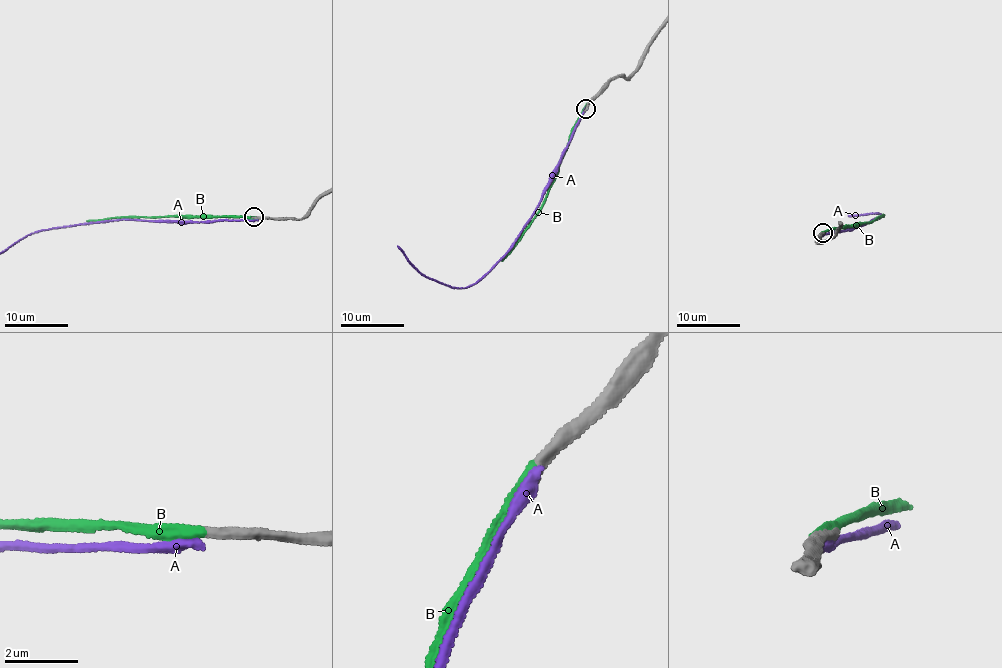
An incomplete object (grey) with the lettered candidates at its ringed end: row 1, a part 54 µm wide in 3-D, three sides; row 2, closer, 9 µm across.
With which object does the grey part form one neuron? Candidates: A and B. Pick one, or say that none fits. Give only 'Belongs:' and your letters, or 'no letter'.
Belongs: B

